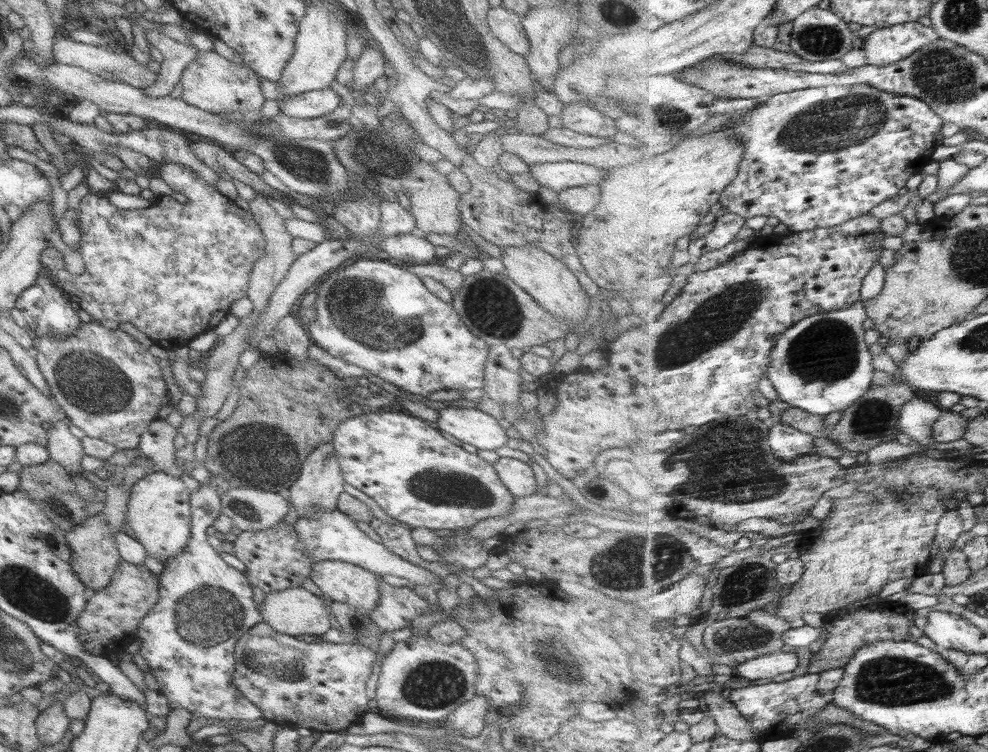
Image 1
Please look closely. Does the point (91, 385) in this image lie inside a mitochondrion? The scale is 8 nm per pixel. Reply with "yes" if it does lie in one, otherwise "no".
yes

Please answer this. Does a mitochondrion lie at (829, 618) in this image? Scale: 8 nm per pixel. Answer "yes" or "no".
no

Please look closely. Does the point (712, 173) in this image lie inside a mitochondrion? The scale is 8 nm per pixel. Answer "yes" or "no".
no

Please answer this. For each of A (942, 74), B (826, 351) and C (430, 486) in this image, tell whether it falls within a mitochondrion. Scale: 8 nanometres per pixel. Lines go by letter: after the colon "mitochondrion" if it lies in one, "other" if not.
A: mitochondrion
B: mitochondrion
C: mitochondrion

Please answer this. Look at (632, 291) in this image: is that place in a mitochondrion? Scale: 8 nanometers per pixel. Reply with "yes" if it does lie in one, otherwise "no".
no

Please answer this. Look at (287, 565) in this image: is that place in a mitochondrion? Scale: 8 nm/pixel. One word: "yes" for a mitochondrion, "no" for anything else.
yes

